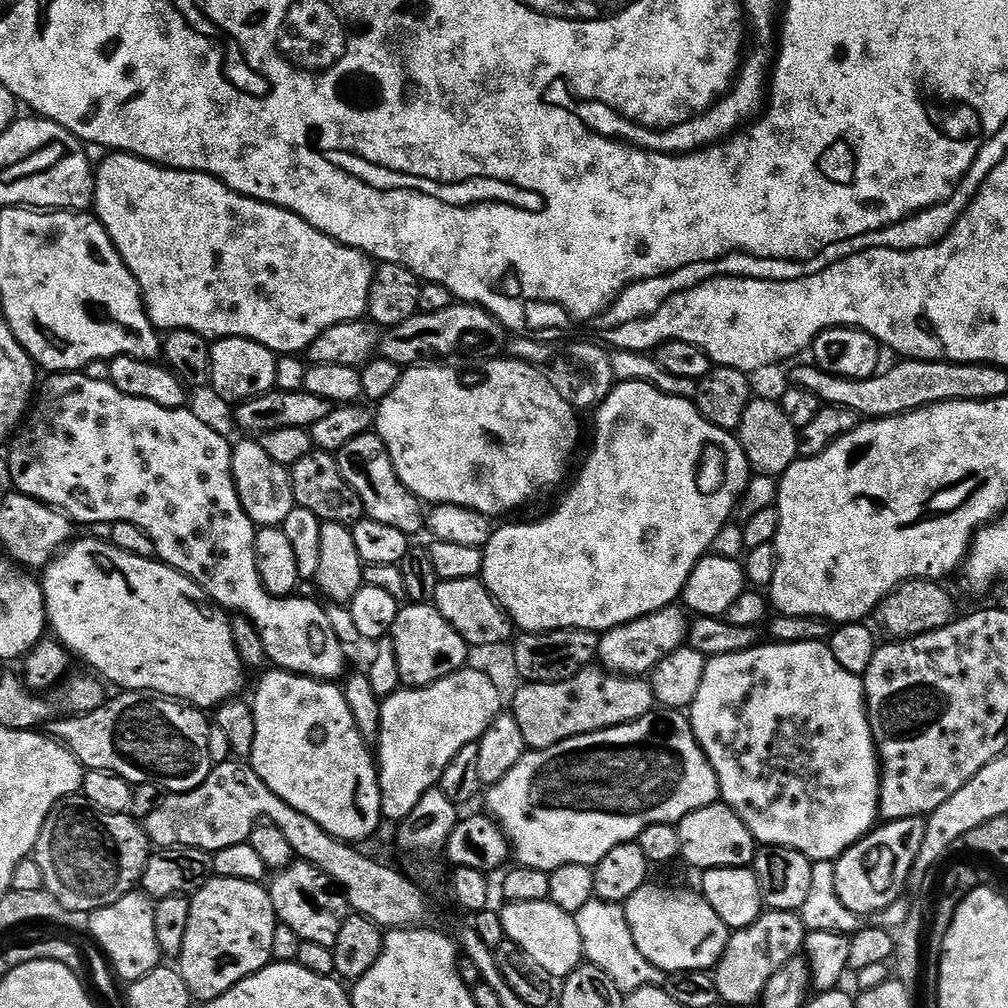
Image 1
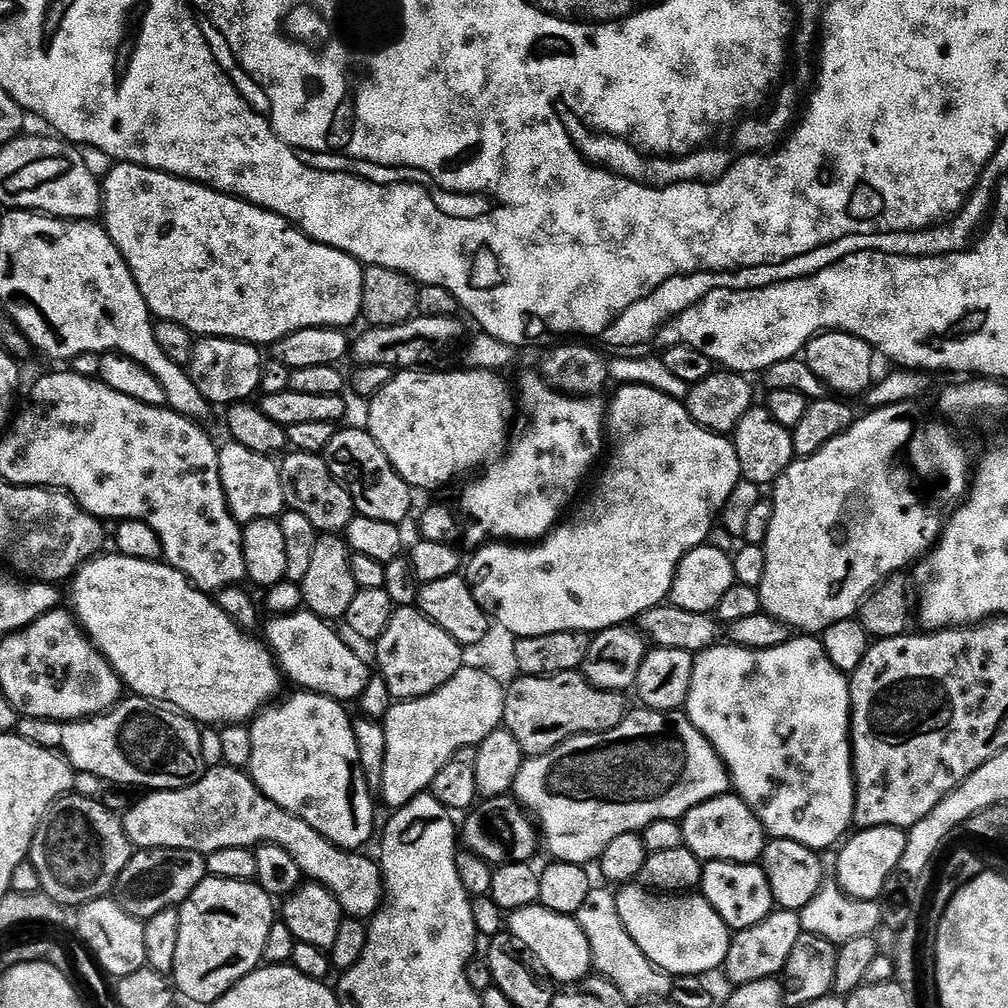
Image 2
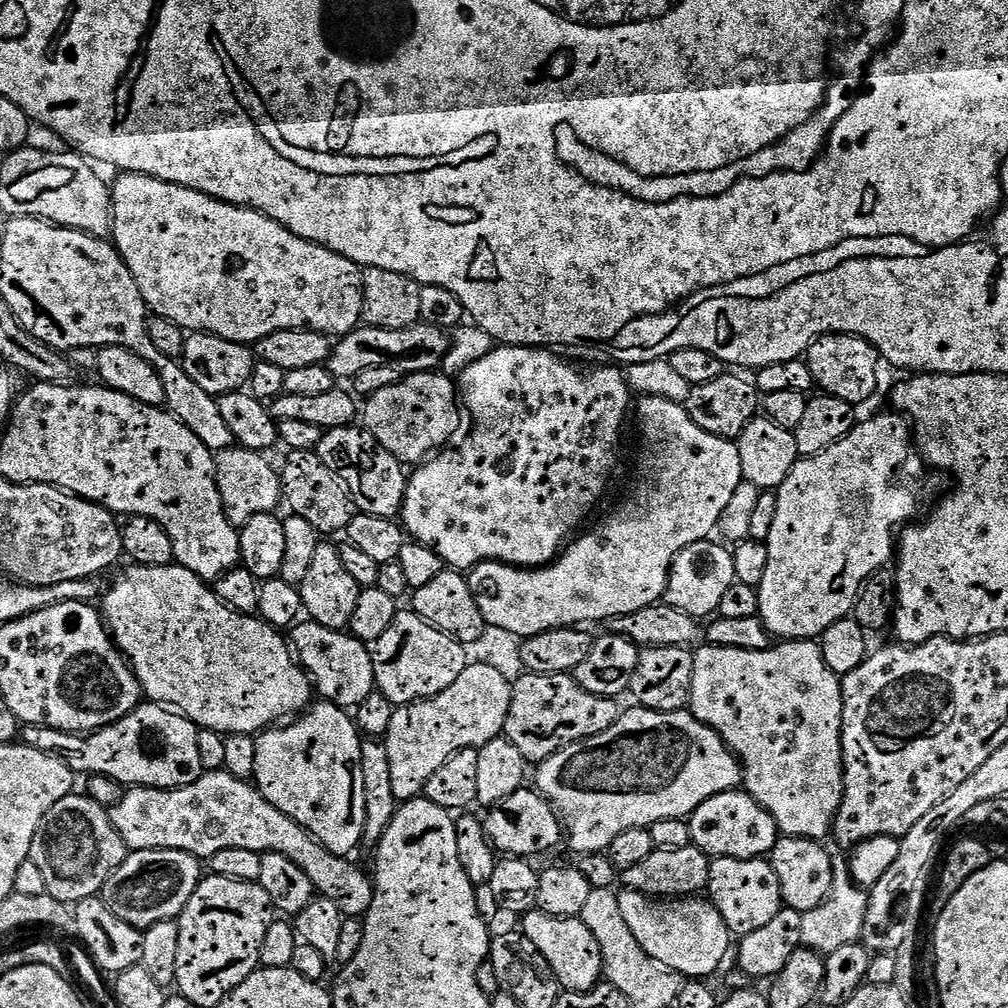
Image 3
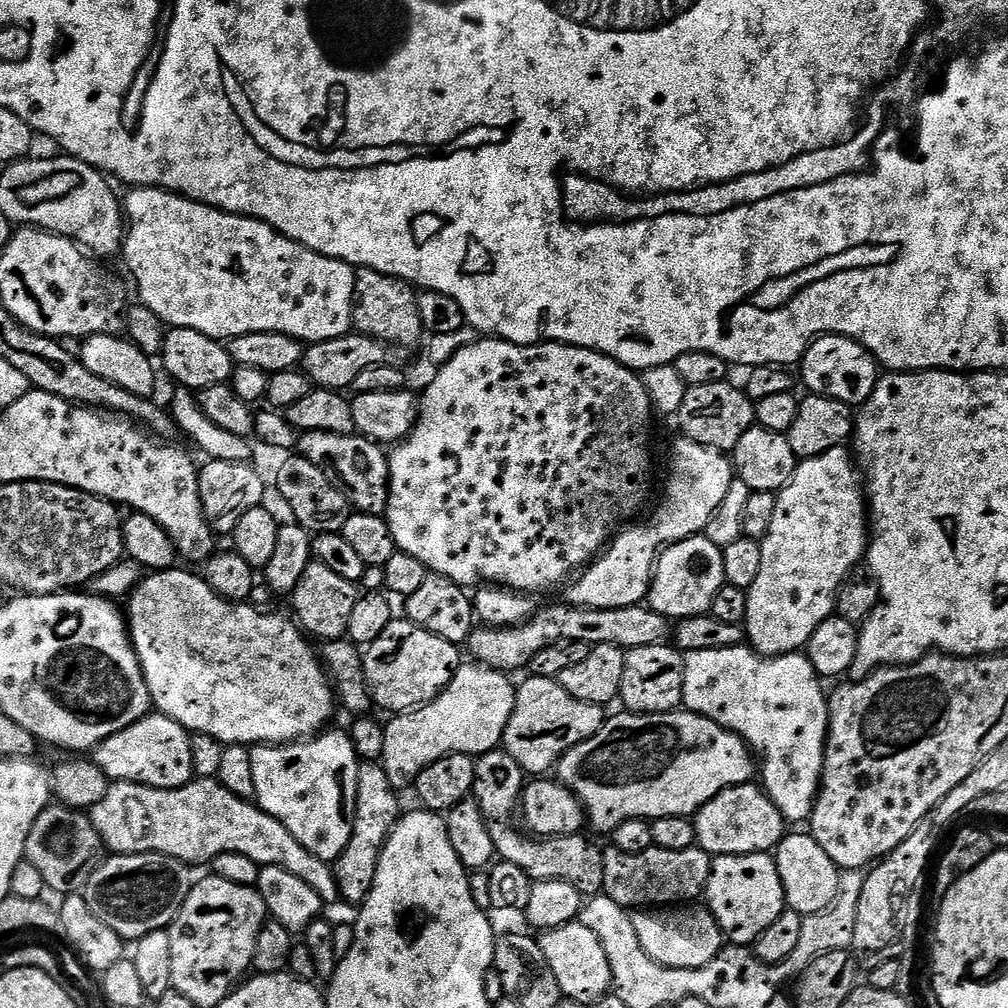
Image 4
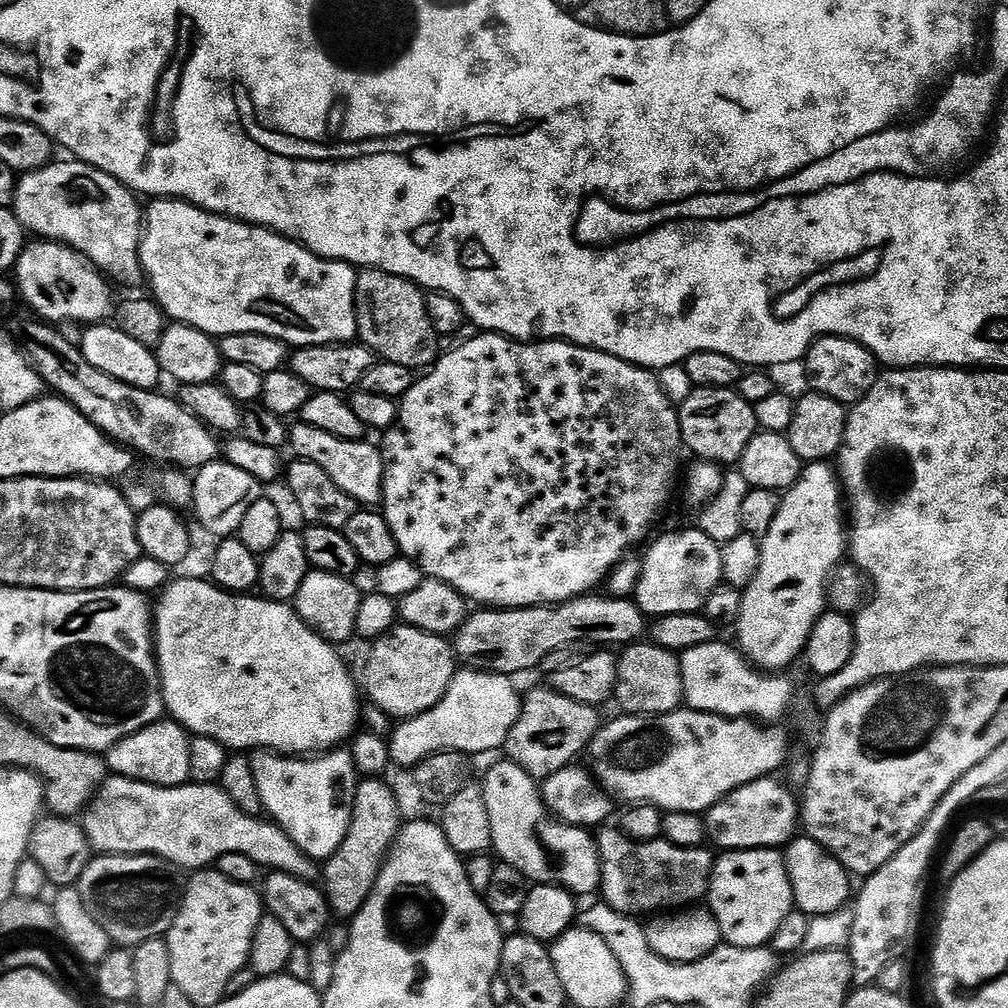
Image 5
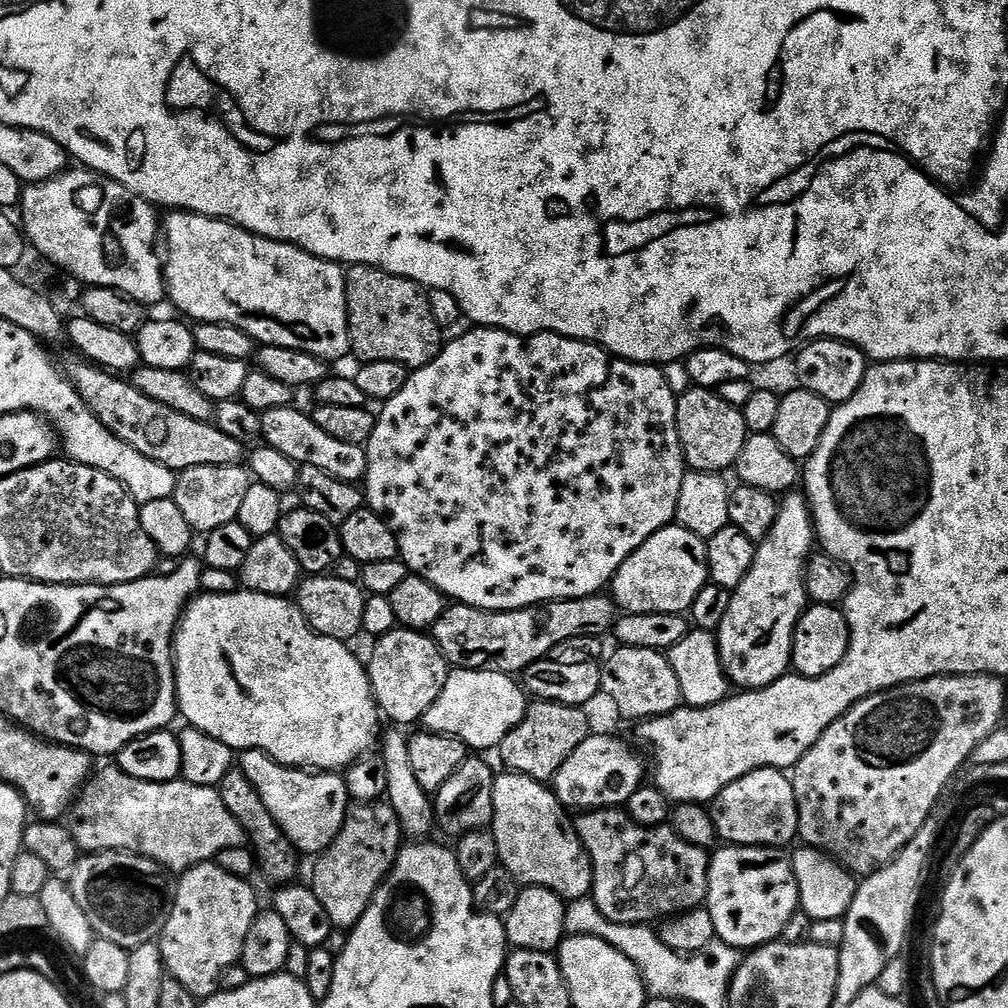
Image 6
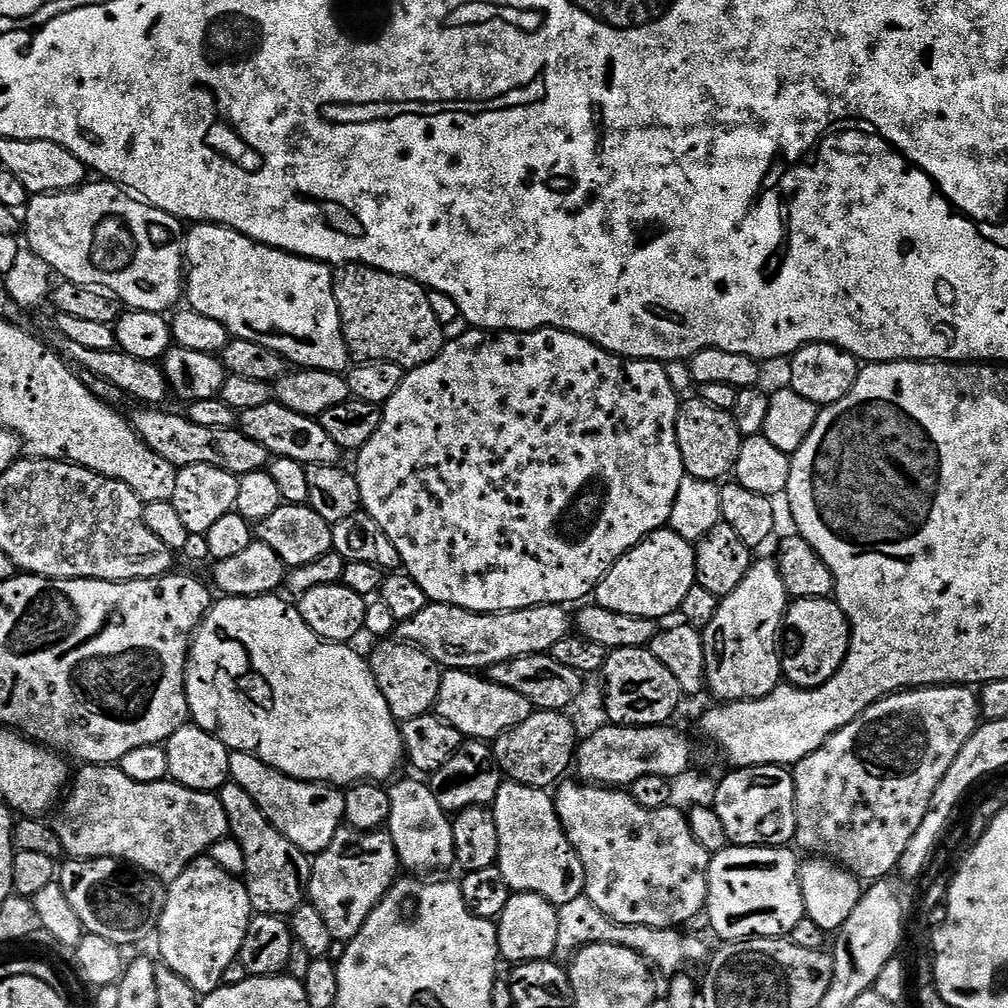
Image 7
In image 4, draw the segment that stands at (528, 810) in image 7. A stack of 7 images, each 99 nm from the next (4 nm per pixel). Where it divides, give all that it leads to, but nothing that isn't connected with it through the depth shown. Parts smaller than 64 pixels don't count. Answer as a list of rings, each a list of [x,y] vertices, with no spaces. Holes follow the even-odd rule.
[[[493,750],[484,753],[483,756],[476,760],[476,787],[474,789],[474,798],[480,803],[482,814],[492,823],[492,837],[494,838],[494,846],[496,854],[500,860],[509,860],[514,862],[514,866],[522,866],[522,870],[526,870],[526,874],[533,882],[541,880],[561,880],[562,882],[570,882],[581,894],[591,898],[597,894],[604,892],[604,852],[596,849],[590,841],[584,840],[583,835],[579,836],[562,836],[559,838],[533,838],[531,835],[525,834],[523,831],[515,832],[508,824],[500,824],[503,820],[508,820],[512,816],[512,811],[517,811],[518,805],[521,803],[526,787],[526,774],[518,766],[518,762],[514,762],[514,758],[510,758],[510,754],[503,750]]]

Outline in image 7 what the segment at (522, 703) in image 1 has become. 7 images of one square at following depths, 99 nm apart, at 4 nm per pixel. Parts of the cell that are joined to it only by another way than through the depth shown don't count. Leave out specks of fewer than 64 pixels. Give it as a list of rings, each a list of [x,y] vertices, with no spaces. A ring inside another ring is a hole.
[[[533,711],[526,722],[514,726],[510,731],[504,732],[494,742],[494,755],[496,766],[501,773],[513,784],[525,784],[531,788],[551,789],[565,779],[564,776],[573,767],[578,747],[578,735],[571,718],[564,712]]]

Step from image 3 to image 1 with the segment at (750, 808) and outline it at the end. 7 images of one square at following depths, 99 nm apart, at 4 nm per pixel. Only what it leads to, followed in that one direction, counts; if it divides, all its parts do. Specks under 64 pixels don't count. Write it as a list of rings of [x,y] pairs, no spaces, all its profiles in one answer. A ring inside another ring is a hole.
[[[717,802],[702,810],[694,810],[680,820],[678,827],[683,863],[692,868],[746,868],[755,861],[758,845],[754,834],[750,834],[746,822],[742,822],[738,813],[726,803]]]

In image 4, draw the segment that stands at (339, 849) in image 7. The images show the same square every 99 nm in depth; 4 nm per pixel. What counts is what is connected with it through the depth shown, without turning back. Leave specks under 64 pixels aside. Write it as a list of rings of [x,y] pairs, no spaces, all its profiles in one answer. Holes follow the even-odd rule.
[[[364,762],[358,770],[358,798],[356,799],[356,821],[352,823],[350,842],[346,850],[334,862],[336,881],[340,887],[343,903],[359,906],[370,894],[374,886],[374,874],[378,870],[384,843],[392,833],[392,828],[402,815],[398,789],[392,785],[383,763]]]

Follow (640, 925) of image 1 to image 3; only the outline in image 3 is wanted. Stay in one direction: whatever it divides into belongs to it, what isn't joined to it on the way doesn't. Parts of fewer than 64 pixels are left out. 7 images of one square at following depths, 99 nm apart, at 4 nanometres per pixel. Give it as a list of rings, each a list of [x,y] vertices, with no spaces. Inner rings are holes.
[[[628,889],[619,891],[617,896],[622,918],[625,919],[630,930],[633,931],[634,938],[638,939],[638,944],[646,950],[648,956],[657,964],[682,973],[686,978],[708,978],[704,976],[714,973],[723,962],[730,942],[732,942],[732,935],[720,912],[709,901],[700,900],[702,898],[661,900],[655,897],[647,897],[641,892],[634,892]]]

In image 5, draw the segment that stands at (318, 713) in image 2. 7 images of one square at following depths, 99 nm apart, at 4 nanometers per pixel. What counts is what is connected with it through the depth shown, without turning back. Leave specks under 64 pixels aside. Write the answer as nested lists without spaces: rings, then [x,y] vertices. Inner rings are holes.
[[[260,750],[251,757],[251,762],[264,812],[300,847],[309,861],[329,860],[338,846],[342,846],[352,821],[358,773],[351,751],[332,750],[315,758],[289,758]]]

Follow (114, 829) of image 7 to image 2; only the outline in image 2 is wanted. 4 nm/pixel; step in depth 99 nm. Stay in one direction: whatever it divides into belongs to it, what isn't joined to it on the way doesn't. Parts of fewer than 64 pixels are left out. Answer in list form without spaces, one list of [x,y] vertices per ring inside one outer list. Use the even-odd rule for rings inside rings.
[[[212,766],[205,771],[203,778],[189,788],[152,790],[141,796],[144,797],[140,801],[137,799],[132,809],[122,816],[128,841],[137,849],[177,848],[207,854],[214,850],[230,850],[230,846],[255,849],[261,844],[273,844],[286,850],[286,854],[290,854],[290,858],[298,862],[301,877],[307,878],[313,884],[321,884],[334,894],[334,898],[338,898],[345,917],[371,918],[385,903],[384,873],[380,871],[380,865],[373,857],[371,860],[370,857],[363,856],[365,853],[360,850],[339,848],[337,844],[318,834],[318,830],[310,826],[310,822],[302,822],[302,818],[282,810],[282,806],[262,794],[262,790],[247,771],[227,766]]]

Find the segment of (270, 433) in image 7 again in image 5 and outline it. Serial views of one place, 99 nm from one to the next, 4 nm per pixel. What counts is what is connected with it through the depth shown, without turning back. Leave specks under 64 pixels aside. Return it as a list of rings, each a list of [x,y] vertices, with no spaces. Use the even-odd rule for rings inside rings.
[[[296,422],[290,428],[290,448],[296,451],[295,455],[301,460],[309,460],[314,462],[314,466],[322,466],[322,470],[326,470],[326,474],[330,474],[330,478],[334,478],[337,486],[342,486],[342,490],[346,490],[346,494],[350,494],[350,498],[354,498],[357,505],[360,506],[376,506],[381,503],[384,493],[384,458],[379,447],[376,448],[372,444],[368,444],[367,439],[362,440],[343,440],[342,438],[334,438],[334,434],[326,434],[326,430],[314,430],[314,426],[303,422]]]

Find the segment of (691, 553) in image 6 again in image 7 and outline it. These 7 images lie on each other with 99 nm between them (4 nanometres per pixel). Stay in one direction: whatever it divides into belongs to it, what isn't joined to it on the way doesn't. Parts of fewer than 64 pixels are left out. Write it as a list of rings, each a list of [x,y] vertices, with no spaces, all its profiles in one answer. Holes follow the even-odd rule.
[[[665,526],[647,536],[640,544],[635,544],[628,553],[600,579],[594,593],[595,603],[606,610],[614,610],[614,614],[634,614],[638,618],[650,618],[663,621],[663,616],[679,613],[682,602],[686,602],[686,594],[696,584],[696,550],[693,541],[679,536],[677,532]]]

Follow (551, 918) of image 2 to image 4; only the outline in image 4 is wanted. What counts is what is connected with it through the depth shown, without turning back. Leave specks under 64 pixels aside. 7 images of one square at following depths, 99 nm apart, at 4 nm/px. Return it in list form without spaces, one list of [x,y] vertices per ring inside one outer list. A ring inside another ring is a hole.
[[[578,922],[564,924],[560,928],[547,929],[539,937],[542,954],[546,954],[546,962],[550,962],[550,970],[554,970],[554,978],[558,978],[561,993],[569,1000],[586,1002],[591,1006],[595,1000],[602,1000],[609,995],[613,987],[610,962],[606,962],[606,950],[602,950],[602,942]]]

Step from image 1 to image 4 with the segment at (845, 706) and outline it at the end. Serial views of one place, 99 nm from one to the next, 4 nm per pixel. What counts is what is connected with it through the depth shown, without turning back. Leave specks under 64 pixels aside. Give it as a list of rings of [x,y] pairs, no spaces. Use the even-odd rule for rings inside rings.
[[[748,646],[698,650],[687,653],[684,661],[686,682],[683,707],[743,736],[745,744],[755,750],[762,761],[762,787],[774,806],[778,806],[785,821],[807,821],[811,817],[816,798],[820,795],[820,785],[824,779],[824,759],[830,727],[830,700],[828,704],[828,696],[824,693],[825,681],[812,661],[804,654],[761,656]]]

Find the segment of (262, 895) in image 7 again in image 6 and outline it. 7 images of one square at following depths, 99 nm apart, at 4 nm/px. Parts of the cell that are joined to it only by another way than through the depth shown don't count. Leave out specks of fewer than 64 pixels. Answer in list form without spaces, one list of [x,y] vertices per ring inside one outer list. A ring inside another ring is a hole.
[[[233,766],[222,778],[218,791],[226,810],[234,814],[234,822],[242,826],[247,843],[256,857],[259,871],[261,873],[264,871],[265,878],[273,880],[273,885],[283,886],[289,883],[295,877],[292,875],[296,872],[297,849],[288,841],[278,822],[274,822],[270,810],[266,810],[266,806],[262,803],[262,798],[258,798],[258,790],[250,786],[250,778],[246,778],[246,774],[240,771],[239,767]]]

